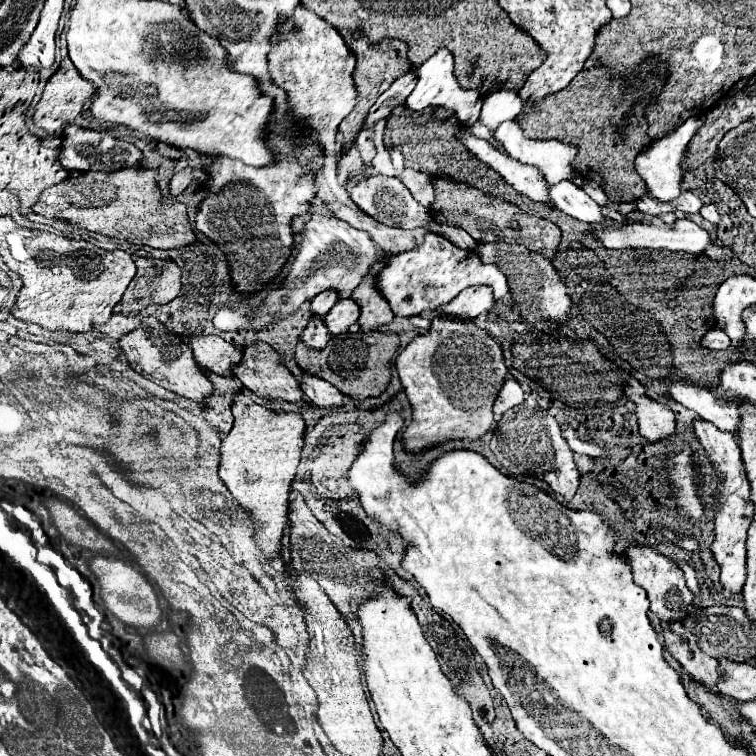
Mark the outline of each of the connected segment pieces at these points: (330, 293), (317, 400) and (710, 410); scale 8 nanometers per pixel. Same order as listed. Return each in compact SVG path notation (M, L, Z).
M327 289L327 293L319 293L313 297L311 301L311 311L313 315L319 315L319 317L325 317L329 313L329 309L337 303L339 299L339 293L335 293L333 289Z
M301 373L297 377L303 395L319 407L333 407L333 405L343 405L345 395L339 393L339 389L335 389L335 385L331 385L329 381L323 381L321 377L315 377L311 373Z
M681 379L669 381L669 395L687 409L693 409L701 419L707 419L719 429L735 435L739 425L739 411L733 405L727 405L723 399L719 399L717 393L713 393L711 389Z

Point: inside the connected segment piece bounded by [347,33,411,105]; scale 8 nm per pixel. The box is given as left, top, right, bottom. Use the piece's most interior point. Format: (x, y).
(378, 66)

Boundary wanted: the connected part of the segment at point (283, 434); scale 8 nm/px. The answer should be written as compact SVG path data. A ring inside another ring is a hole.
M237 391L233 395L233 429L223 437L221 443L221 467L219 477L229 487L233 497L243 509L247 509L257 521L257 541L271 559L281 555L283 535L287 523L289 491L291 481L301 461L301 449L305 441L305 421L301 413L277 413L267 407L253 403L249 395Z

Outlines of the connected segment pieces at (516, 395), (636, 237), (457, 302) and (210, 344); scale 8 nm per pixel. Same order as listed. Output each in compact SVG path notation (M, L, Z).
M507 379L503 389L499 391L499 397L495 399L495 405L493 405L493 413L499 417L503 415L507 409L523 403L523 397L525 397L525 391L521 389L521 385L515 381L515 379Z
M677 219L673 225L665 223L655 223L655 225L643 225L643 223L631 223L621 229L603 229L595 231L595 237L607 247L607 249L627 249L627 247L647 247L647 249L669 249L669 251L683 251L683 253L703 253L709 249L709 245L719 245L725 247L723 241L713 241L705 229L699 225L687 221L687 219Z
M475 285L463 289L453 301L439 307L439 313L447 317L461 317L461 319L475 319L481 313L487 313L495 305L495 297L487 285Z
M189 335L187 343L193 349L195 361L203 369L209 369L217 375L231 377L233 365L241 359L241 349L237 349L219 335Z

